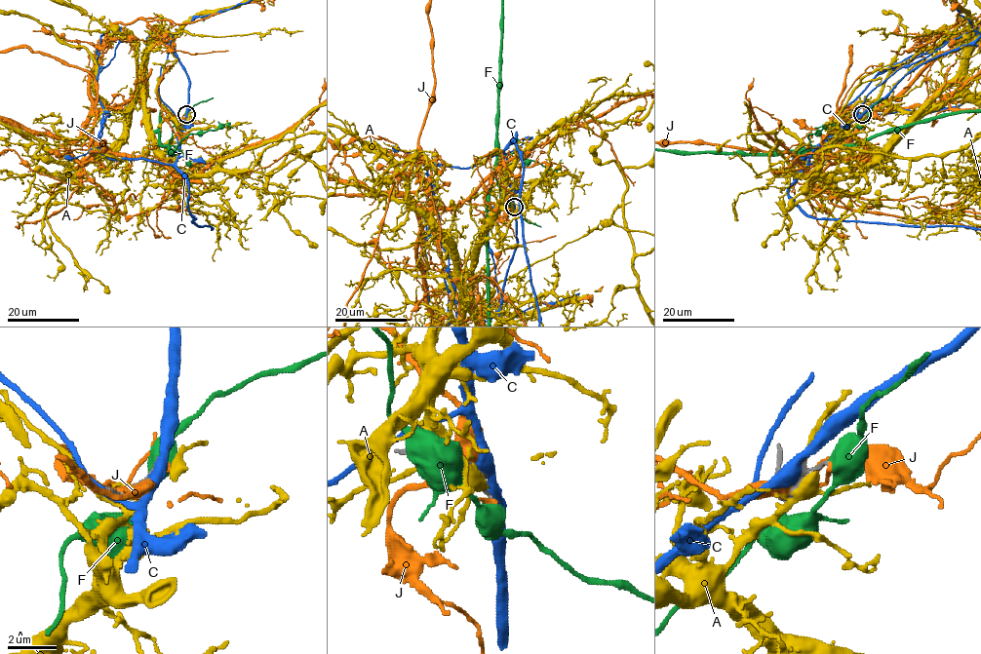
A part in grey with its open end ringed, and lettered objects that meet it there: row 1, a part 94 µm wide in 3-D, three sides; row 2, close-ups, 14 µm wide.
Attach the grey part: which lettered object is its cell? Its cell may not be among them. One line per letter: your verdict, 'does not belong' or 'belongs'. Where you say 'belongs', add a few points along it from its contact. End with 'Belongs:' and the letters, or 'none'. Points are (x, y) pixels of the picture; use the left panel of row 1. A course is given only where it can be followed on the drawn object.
A: does not belong
C: does not belong
F: does not belong
J: does not belong
Belongs: none

